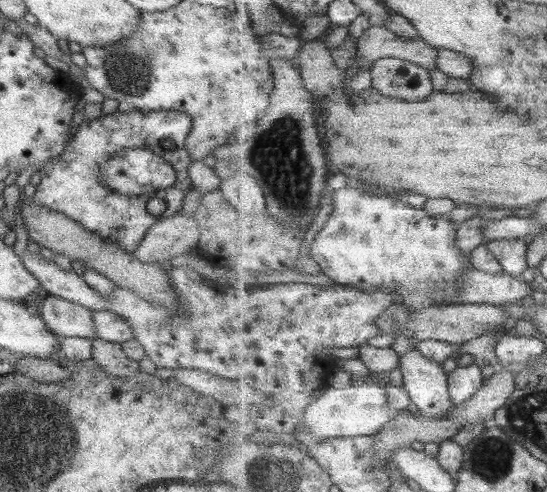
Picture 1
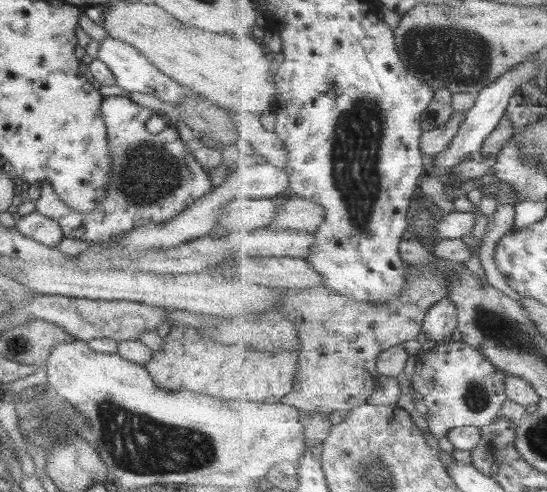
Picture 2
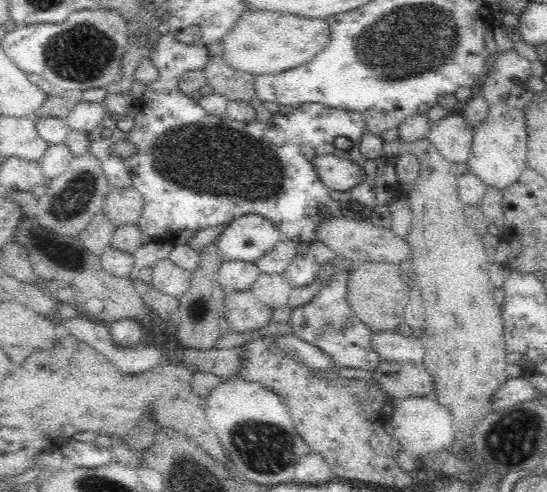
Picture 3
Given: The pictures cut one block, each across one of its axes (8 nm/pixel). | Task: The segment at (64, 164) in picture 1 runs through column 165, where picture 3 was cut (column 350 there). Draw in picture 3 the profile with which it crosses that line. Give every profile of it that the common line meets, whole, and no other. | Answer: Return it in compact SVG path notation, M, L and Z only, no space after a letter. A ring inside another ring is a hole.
M168 32L165 35L161 35L160 38L155 39L154 42L152 39L152 44L150 44L150 47L146 49L146 54L152 61L152 64L157 68L158 76L156 77L156 80L146 83L143 87L139 88L141 91L137 93L137 95L140 98L140 101L138 104L134 105L134 107L128 113L125 115L120 115L106 111L104 118L102 118L102 122L100 122L100 124L98 124L93 131L88 133L88 151L100 162L101 168L103 169L109 185L114 189L134 189L144 196L144 208L138 227L144 234L146 240L156 240L160 237L163 237L165 234L170 234L170 232L174 233L176 230L183 229L196 232L198 230L202 230L203 228L218 226L218 224L230 224L233 218L254 213L262 215L276 224L276 226L278 226L280 229L281 240L290 239L299 247L308 246L310 243L318 241L315 235L315 228L324 217L345 216L358 220L366 219L370 216L370 214L372 214L374 206L378 206L378 204L387 204L387 202L394 195L397 195L398 192L400 192L398 178L396 177L396 169L393 167L395 156L383 155L382 158L368 160L361 155L360 142L364 132L366 131L366 125L363 121L362 113L334 109L320 103L308 103L301 104L300 107L294 108L296 110L290 113L288 116L282 116L282 114L279 112L274 114L273 126L270 128L266 123L260 123L256 120L250 124L230 121L226 117L209 115L200 107L196 97L189 97L180 91L179 78L184 71L203 69L206 66L208 62L206 46L202 46L201 44L200 46L184 46L184 44L178 42L174 36ZM126 118L134 120L134 128L132 128L130 132L122 132L122 130L118 128L118 122ZM343 135L350 139L354 144L350 150L340 151L334 147L333 143L335 138ZM118 142L132 143L132 145L136 147L136 152L132 152L129 158L118 158L118 156L114 156L113 148L115 144L118 144ZM326 155L334 155L338 158L345 158L346 160L351 160L354 164L361 166L362 173L364 173L364 180L362 180L361 185L345 191L338 191L325 186L324 182L321 180L320 174L317 172L316 165L314 165L314 161L312 160L314 160L314 158L318 158L318 156ZM130 172L135 172L135 176L132 179L130 179ZM354 203L360 205L360 210L356 211L356 209L352 209L352 207L350 207L350 204Z

